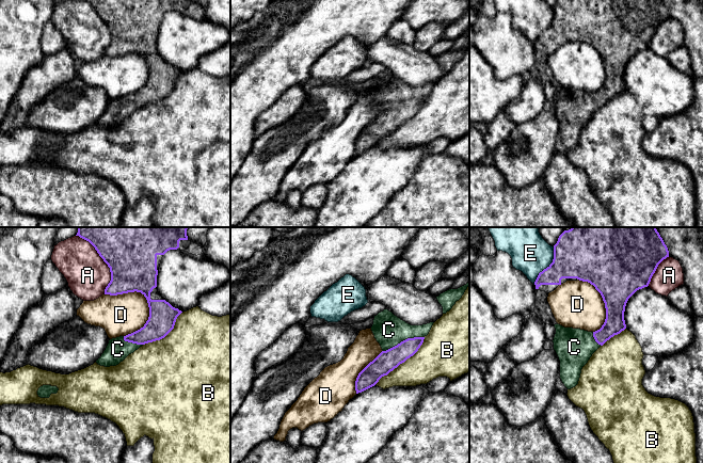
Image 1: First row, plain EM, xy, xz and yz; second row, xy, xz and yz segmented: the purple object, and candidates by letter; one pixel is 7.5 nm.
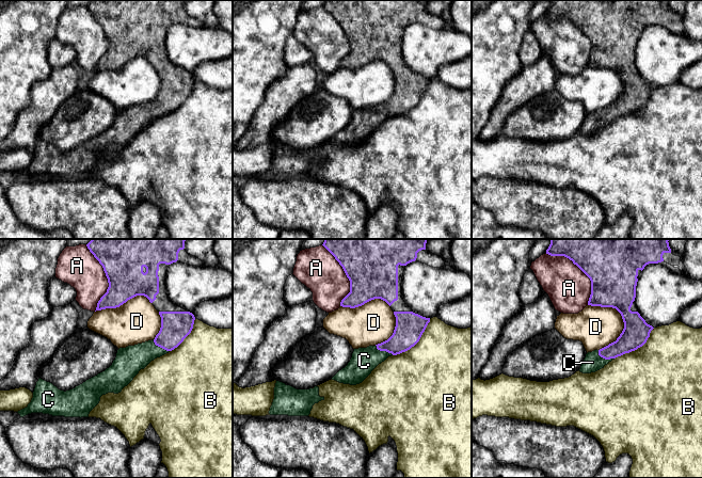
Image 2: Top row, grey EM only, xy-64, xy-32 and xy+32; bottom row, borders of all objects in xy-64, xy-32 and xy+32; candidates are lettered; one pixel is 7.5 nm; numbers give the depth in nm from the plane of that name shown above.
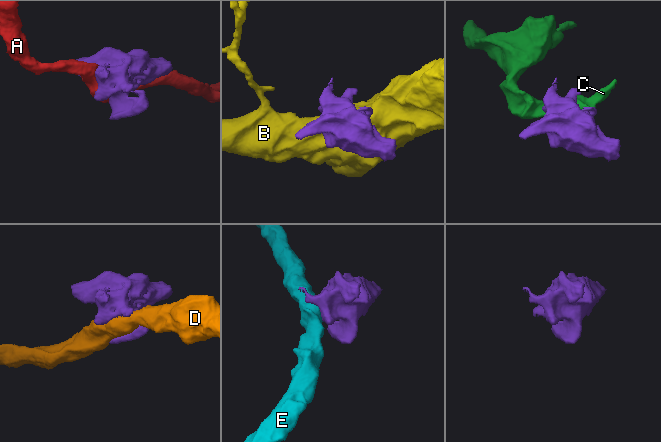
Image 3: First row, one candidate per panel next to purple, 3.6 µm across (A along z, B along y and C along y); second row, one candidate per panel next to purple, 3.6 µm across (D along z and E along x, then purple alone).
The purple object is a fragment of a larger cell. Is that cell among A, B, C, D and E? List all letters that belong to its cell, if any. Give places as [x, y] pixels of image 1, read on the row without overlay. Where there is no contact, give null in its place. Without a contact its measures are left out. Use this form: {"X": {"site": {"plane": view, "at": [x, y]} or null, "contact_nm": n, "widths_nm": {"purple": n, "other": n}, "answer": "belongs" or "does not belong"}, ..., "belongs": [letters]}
{"A": {"site": {"plane": "xy", "at": [108, 27]}, "contact_nm": 440, "widths_nm": {"purple": 360, "other": 320}, "answer": "does not belong"}, "B": {"site": {"plane": "xz", "at": [402, 123]}, "contact_nm": 500, "widths_nm": {"purple": 160, "other": 280}, "answer": "does not belong"}, "C": {"site": {"plane": "xz", "at": [403, 101]}, "contact_nm": 340, "widths_nm": {"purple": 160, "other": 240}, "answer": "belongs"}, "D": {"site": {"plane": "xy", "at": [139, 52]}, "contact_nm": 380, "widths_nm": {"purple": 360, "other": 300}, "answer": "does not belong"}, "E": {"site": {"plane": "yz", "at": [547, 28]}, "contact_nm": 320, "widths_nm": {"purple": 300, "other": 280}, "answer": "does not belong"}, "belongs": ["C"]}

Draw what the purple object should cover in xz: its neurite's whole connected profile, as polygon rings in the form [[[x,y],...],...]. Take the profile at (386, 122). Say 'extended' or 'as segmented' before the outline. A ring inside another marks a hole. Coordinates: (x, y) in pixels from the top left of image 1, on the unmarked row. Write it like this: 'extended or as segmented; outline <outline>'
extended; outline [[[388,70],[374,77],[371,92],[383,112],[358,134],[356,155],[374,147],[382,138],[413,117],[433,84],[411,86]]]

